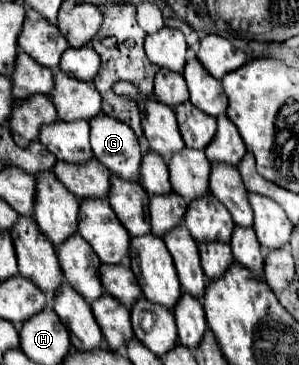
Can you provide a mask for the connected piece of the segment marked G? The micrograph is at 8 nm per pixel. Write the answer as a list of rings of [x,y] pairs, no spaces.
[[[99,113],[99,119],[91,119],[89,125],[93,155],[119,177],[127,181],[137,181],[141,149],[131,127],[103,113]]]

